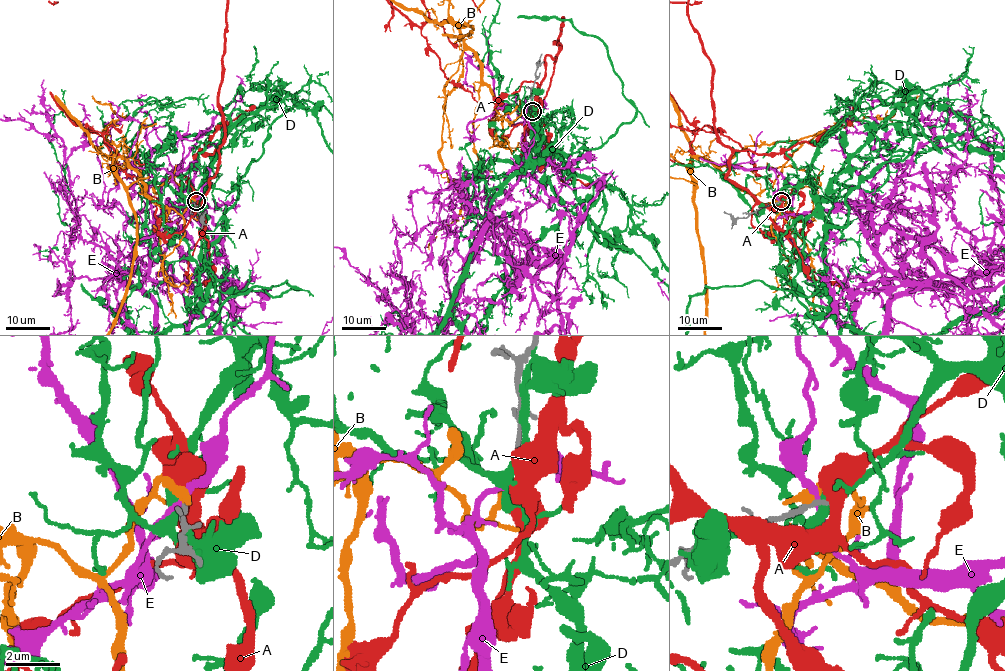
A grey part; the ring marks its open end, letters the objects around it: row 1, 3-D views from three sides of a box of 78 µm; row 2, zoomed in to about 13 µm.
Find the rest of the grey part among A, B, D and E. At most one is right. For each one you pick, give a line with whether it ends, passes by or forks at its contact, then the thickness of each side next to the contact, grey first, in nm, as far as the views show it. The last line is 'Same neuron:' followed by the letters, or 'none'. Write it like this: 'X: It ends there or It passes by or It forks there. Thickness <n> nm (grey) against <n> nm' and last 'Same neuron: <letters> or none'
Same neuron: none

